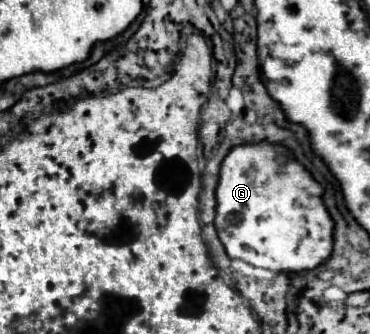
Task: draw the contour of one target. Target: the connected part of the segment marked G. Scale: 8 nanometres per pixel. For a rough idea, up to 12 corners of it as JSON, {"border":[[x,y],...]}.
{"border":[[283,144],[221,162],[229,258],[273,272],[333,250],[323,186]]}

